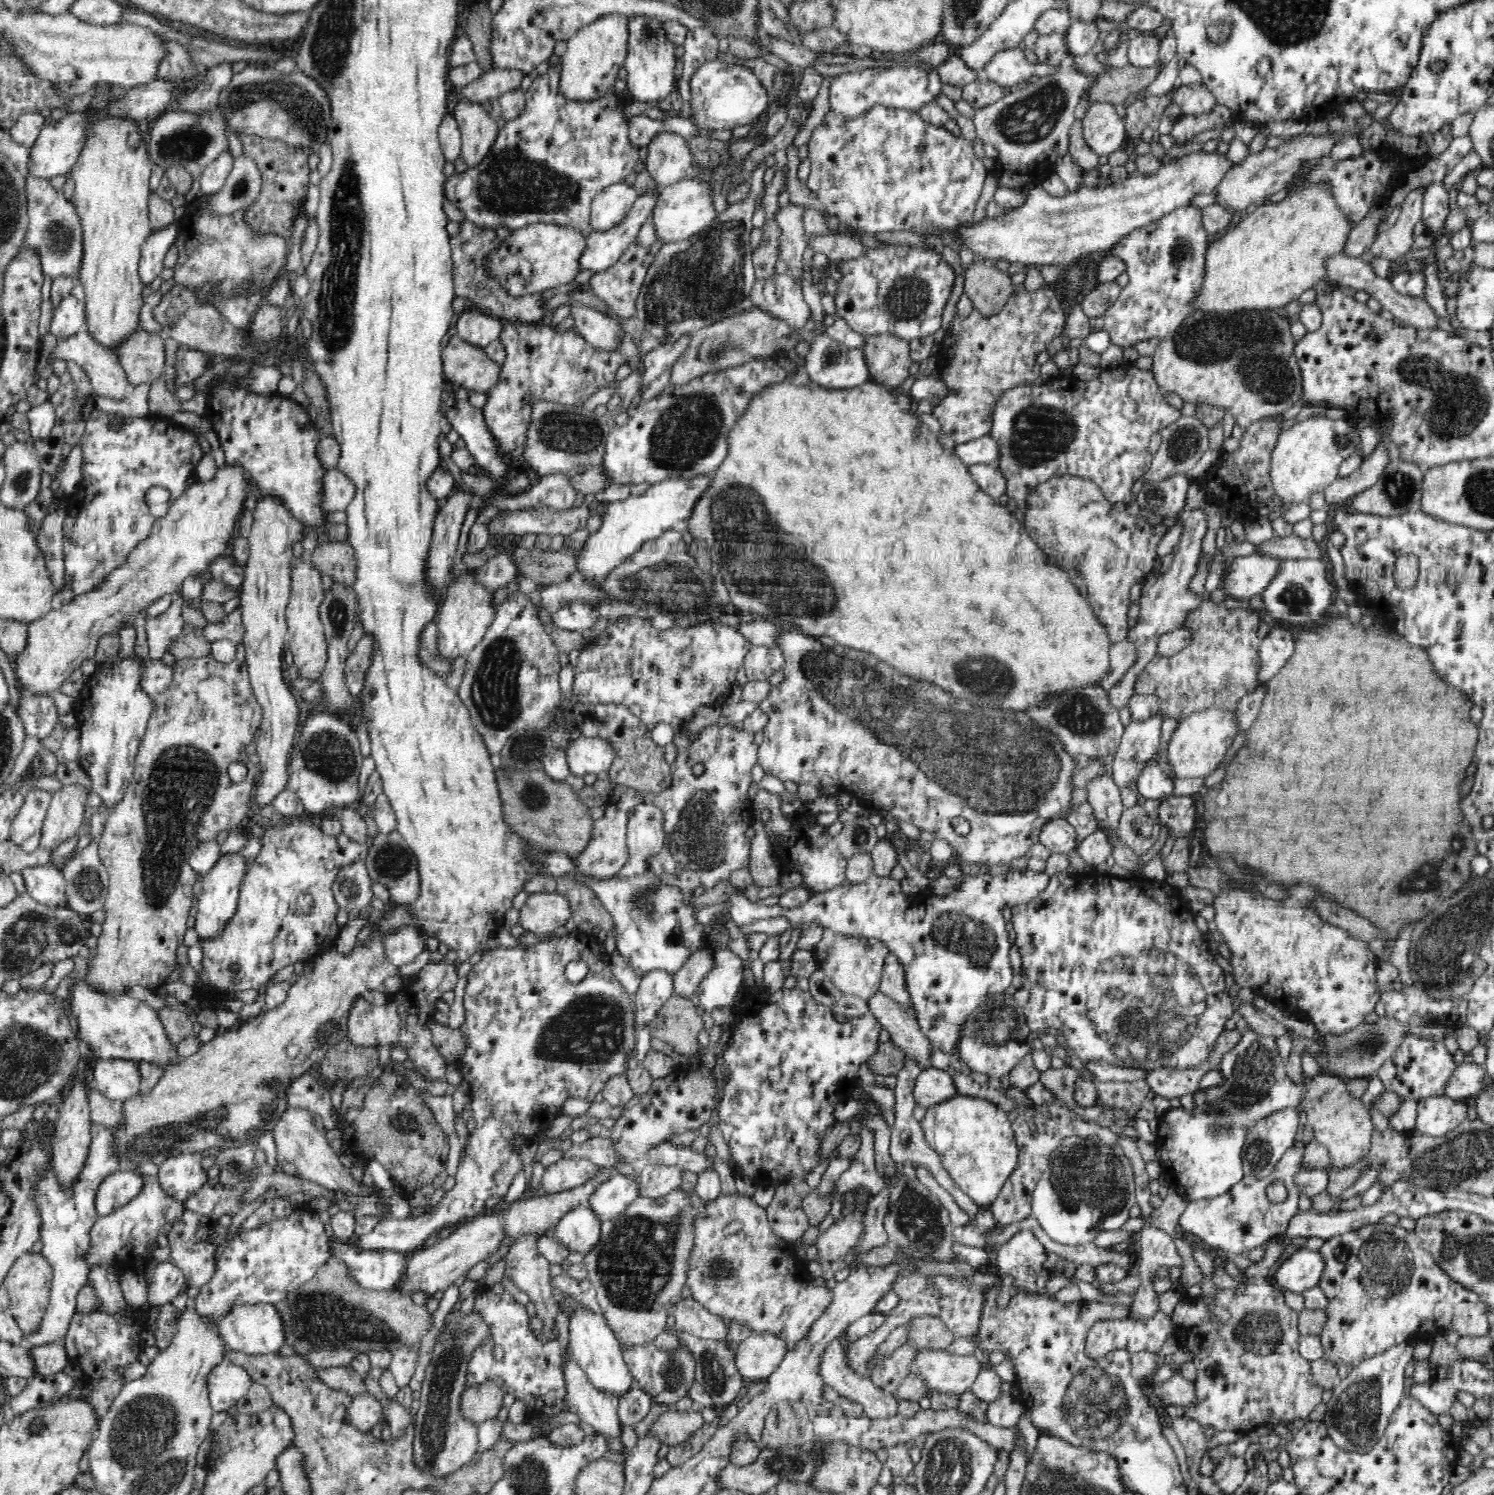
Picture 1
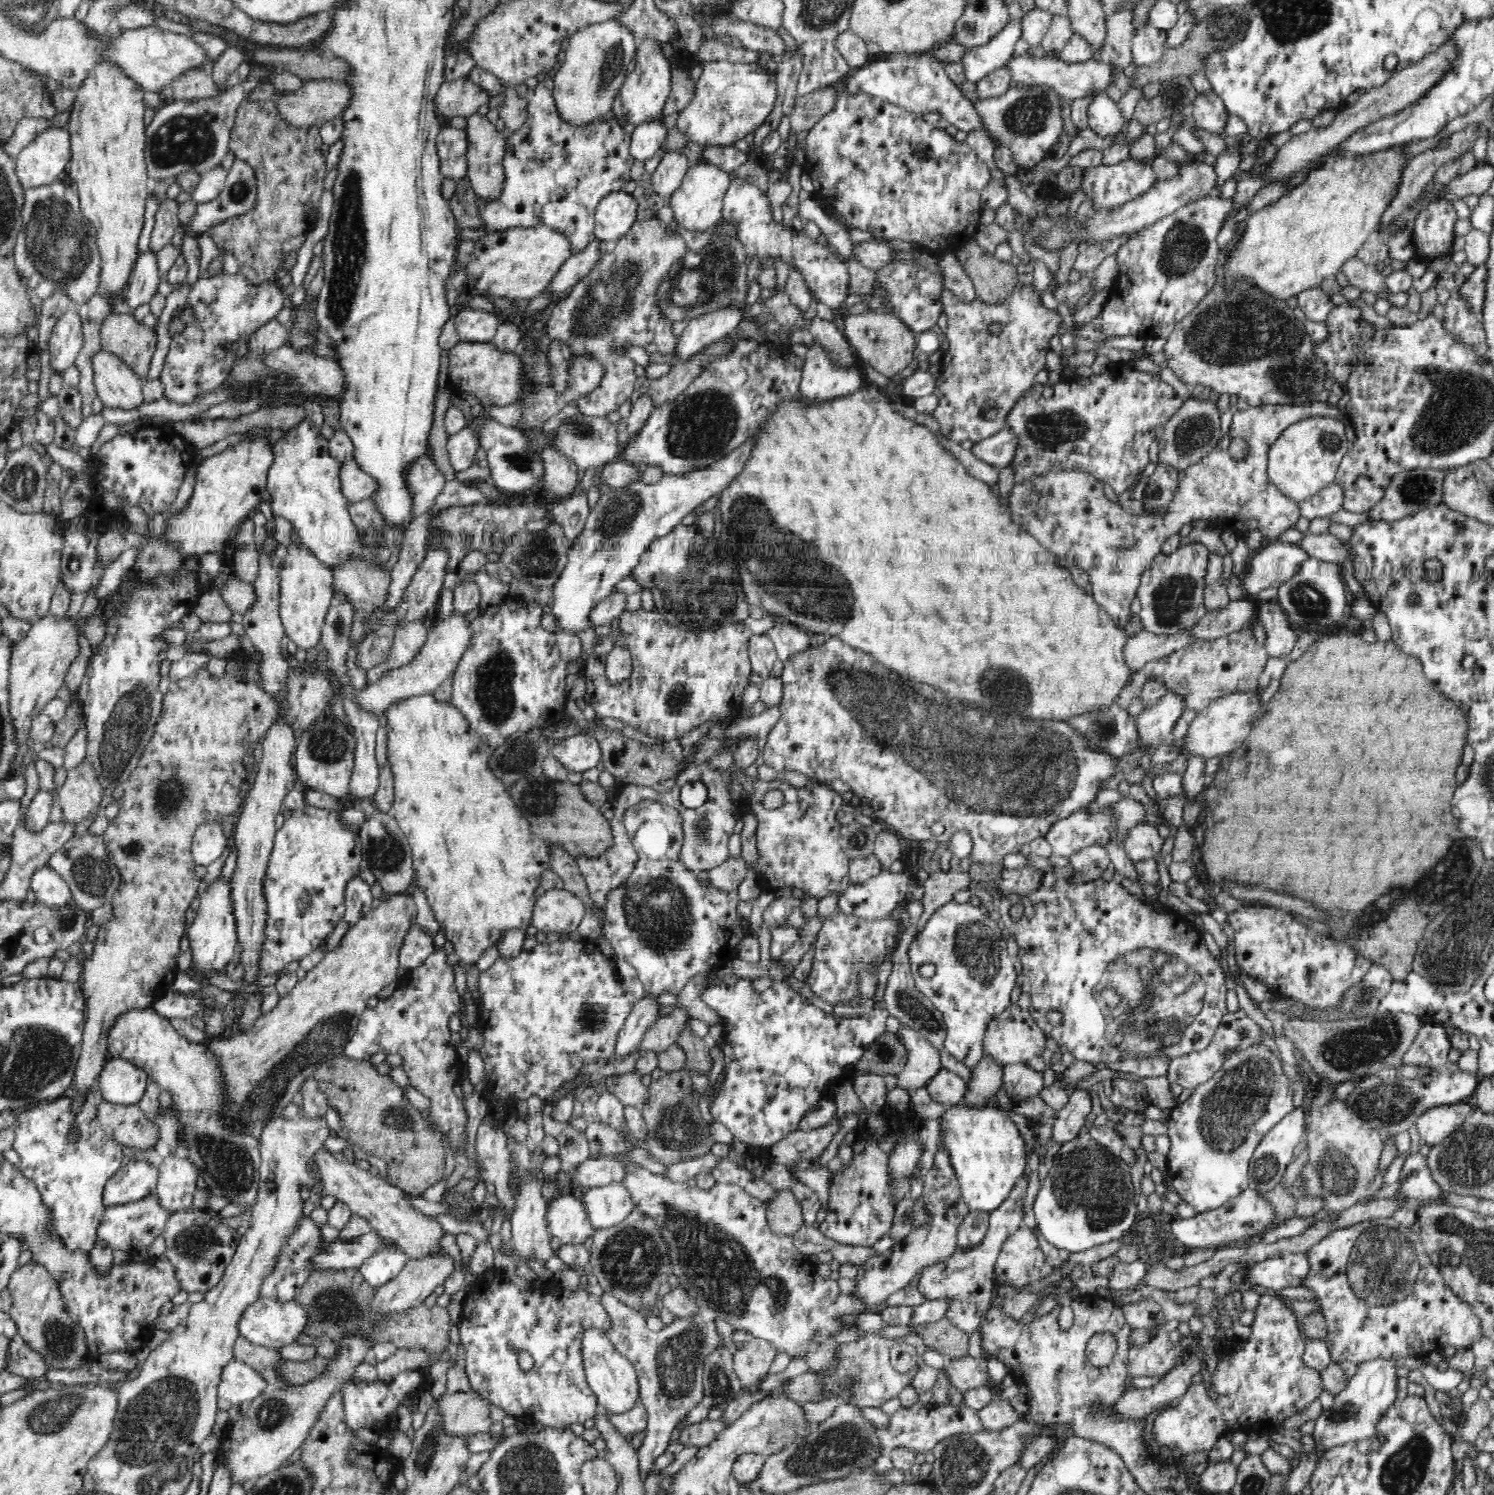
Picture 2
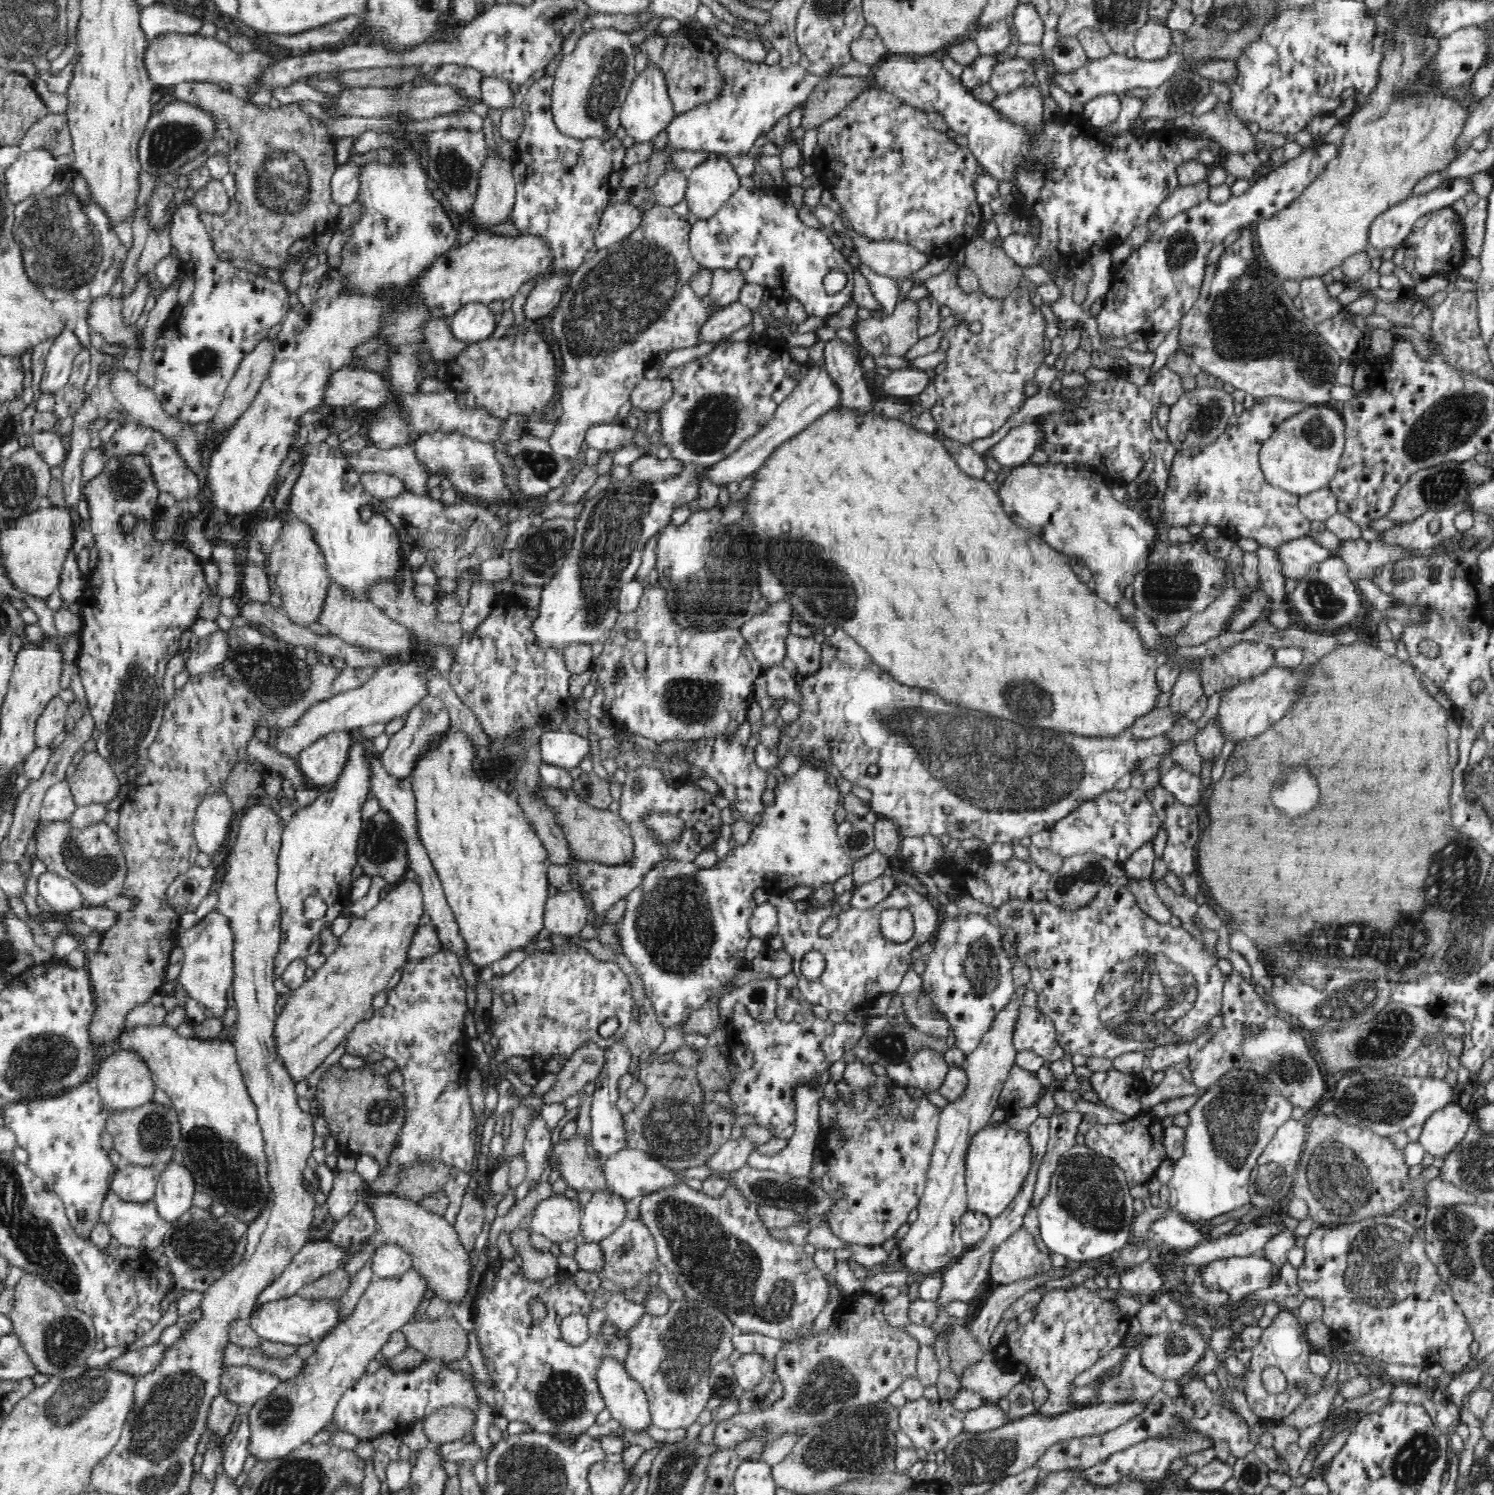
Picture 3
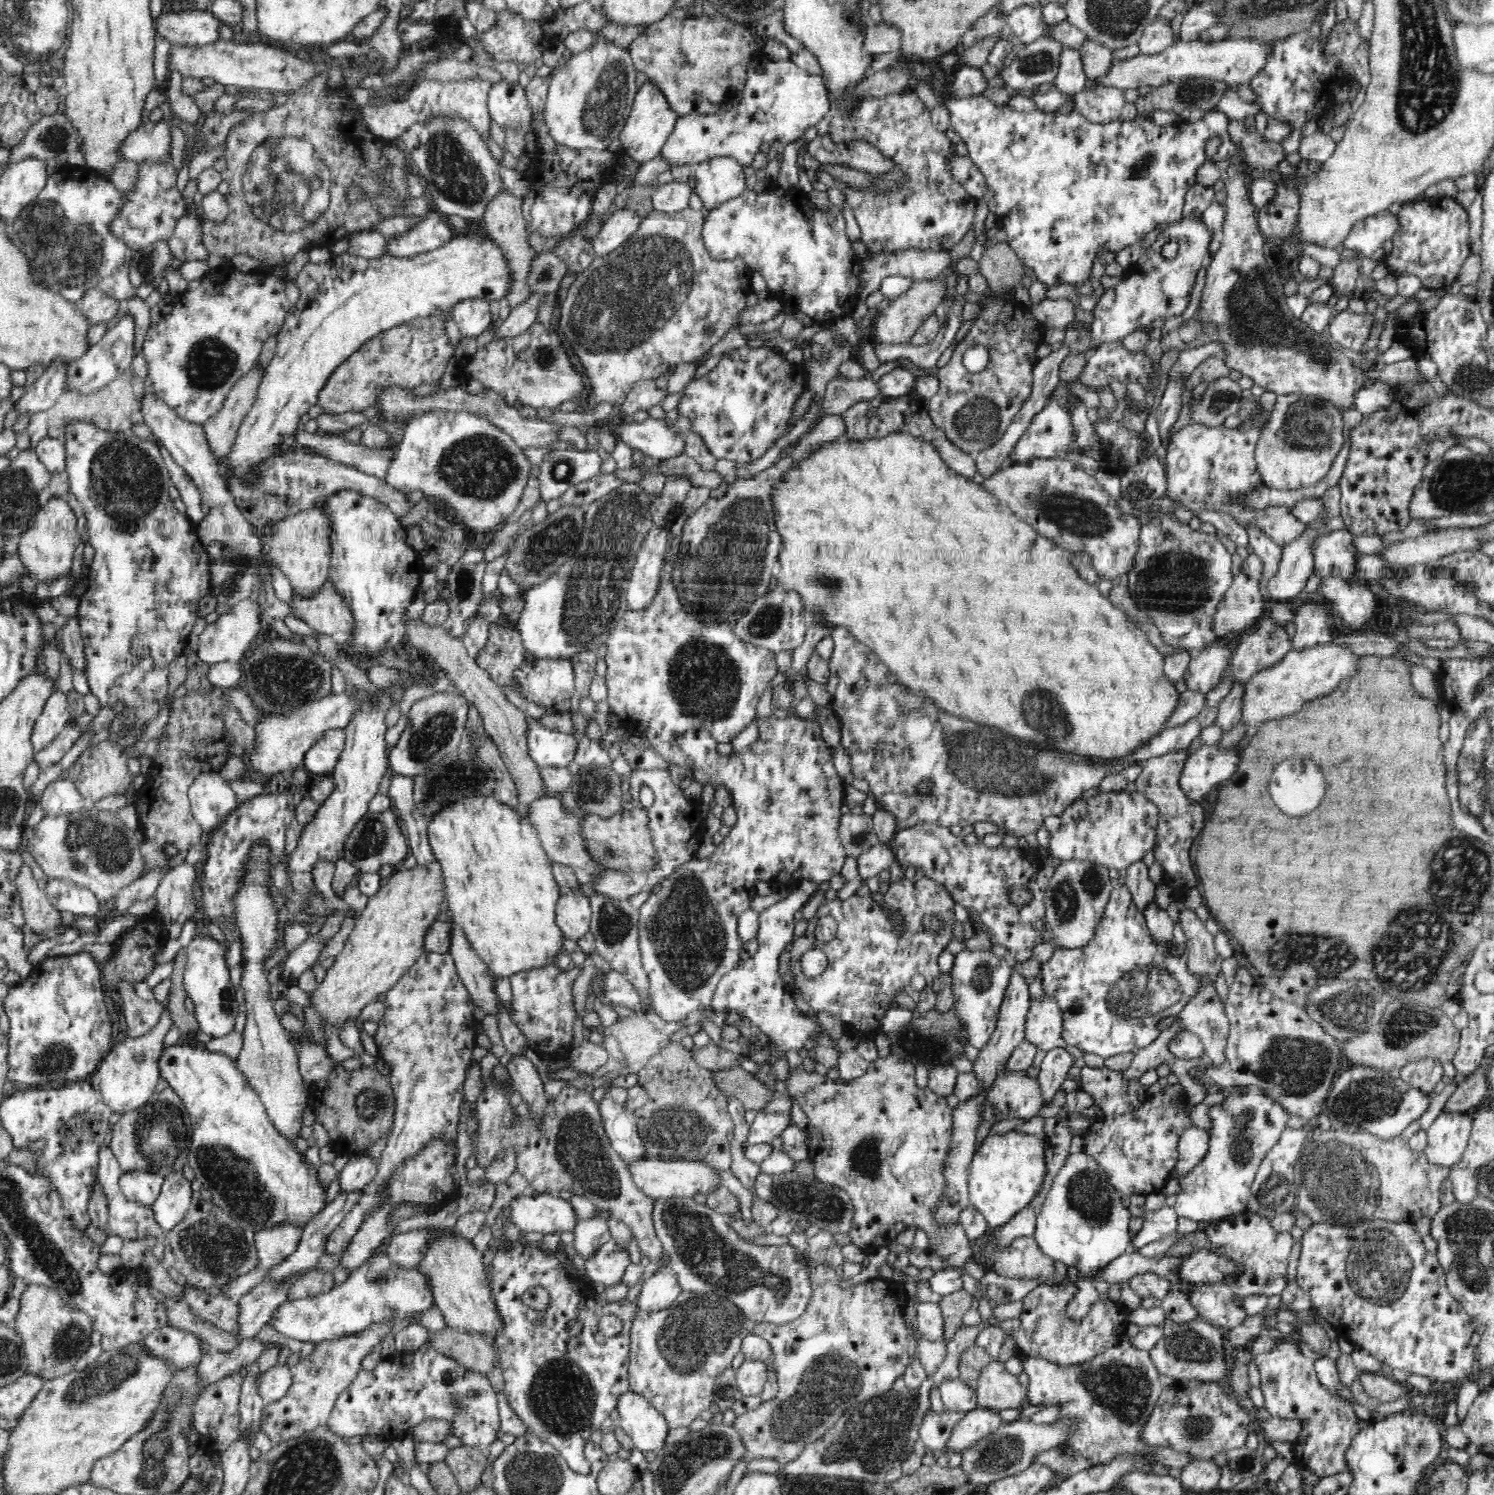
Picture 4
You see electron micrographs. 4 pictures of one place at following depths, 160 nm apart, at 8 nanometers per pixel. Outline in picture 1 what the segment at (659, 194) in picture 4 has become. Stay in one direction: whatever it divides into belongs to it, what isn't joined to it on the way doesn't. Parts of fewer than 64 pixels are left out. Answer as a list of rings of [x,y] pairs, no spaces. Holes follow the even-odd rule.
[[[662,132],[650,142],[645,163],[650,178],[661,188],[686,177],[693,158],[683,137]]]

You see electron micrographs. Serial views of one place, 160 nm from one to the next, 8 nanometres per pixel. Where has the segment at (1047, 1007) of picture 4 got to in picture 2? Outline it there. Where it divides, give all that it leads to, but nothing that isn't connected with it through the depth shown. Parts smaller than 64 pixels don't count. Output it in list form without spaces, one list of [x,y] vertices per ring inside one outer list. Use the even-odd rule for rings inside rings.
[[[1017,1003],[1006,1006],[998,1018],[988,1024],[988,1032],[984,1038],[984,1053],[994,1055],[1002,1066],[1026,1063],[1029,1058],[1041,1055],[1046,1050],[1046,1031],[1036,1023],[1030,1009],[1022,1009]]]

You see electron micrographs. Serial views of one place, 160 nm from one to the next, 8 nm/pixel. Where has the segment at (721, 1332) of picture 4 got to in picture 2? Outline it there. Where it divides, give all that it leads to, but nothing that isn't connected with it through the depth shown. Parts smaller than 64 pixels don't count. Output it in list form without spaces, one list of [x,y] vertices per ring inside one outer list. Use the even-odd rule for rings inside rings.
[[[604,1292],[602,1303],[613,1318],[613,1326],[607,1336],[614,1349],[622,1354],[632,1365],[640,1384],[639,1402],[647,1412],[648,1424],[645,1438],[638,1448],[641,1474],[648,1478],[654,1460],[664,1454],[672,1432],[684,1420],[684,1416],[696,1408],[704,1393],[703,1375],[706,1360],[724,1348],[724,1338],[718,1332],[715,1320],[704,1320],[702,1312],[691,1315],[676,1315],[670,1324],[654,1332],[648,1328],[646,1315],[638,1309],[626,1305],[610,1292]]]

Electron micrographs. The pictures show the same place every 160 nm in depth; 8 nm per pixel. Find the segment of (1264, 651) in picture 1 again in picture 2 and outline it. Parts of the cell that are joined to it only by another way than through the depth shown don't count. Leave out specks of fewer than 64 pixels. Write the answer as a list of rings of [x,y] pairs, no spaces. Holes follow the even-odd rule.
[[[1276,600],[1260,604],[1258,620],[1266,629],[1267,642],[1264,646],[1268,656],[1288,657],[1296,644],[1298,633],[1290,629],[1288,615],[1282,605]]]

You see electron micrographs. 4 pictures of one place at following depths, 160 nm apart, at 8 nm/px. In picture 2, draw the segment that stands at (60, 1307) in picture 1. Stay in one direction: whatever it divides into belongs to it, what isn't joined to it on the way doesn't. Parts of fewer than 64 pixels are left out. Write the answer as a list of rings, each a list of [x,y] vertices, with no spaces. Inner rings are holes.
[[[100,1090],[86,1091],[79,1109],[74,1111],[74,1098],[68,1093],[55,1100],[41,1102],[34,1107],[16,1111],[14,1124],[10,1129],[15,1134],[13,1148],[20,1157],[20,1170],[26,1178],[32,1179],[38,1191],[44,1197],[44,1203],[54,1209],[54,1224],[50,1226],[56,1231],[68,1249],[91,1250],[97,1239],[97,1228],[102,1220],[105,1208],[104,1188],[106,1183],[121,1169],[122,1149],[116,1142],[107,1136],[98,1118],[98,1106],[103,1101]],[[75,1133],[75,1139],[70,1141],[70,1134]]]

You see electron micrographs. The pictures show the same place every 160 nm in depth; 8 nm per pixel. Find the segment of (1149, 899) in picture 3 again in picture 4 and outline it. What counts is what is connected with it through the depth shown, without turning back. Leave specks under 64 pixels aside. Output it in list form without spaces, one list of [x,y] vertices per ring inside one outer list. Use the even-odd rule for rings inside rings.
[[[1154,902],[1143,916],[1153,941],[1159,944],[1159,946],[1167,948],[1167,952],[1171,952],[1175,958],[1178,958],[1178,955],[1174,953],[1177,946],[1177,942],[1174,939],[1175,923],[1166,910],[1162,910]]]

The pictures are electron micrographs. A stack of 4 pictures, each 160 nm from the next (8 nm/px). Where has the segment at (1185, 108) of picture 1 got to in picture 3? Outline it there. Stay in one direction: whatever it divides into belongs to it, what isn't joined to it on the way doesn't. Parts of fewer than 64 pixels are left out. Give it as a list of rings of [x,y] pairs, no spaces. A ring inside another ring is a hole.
[[[1220,99],[1216,106],[1200,116],[1191,116],[1190,110],[1175,117],[1175,126],[1188,131],[1206,131],[1218,139],[1218,144],[1232,154],[1256,154],[1258,138],[1248,129],[1248,125],[1237,114],[1234,114],[1230,103]]]

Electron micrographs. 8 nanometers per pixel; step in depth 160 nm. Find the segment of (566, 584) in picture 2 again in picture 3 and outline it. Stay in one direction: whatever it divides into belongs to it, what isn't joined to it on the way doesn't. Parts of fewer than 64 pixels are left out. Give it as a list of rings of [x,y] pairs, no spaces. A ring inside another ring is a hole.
[[[809,364],[809,374],[799,386],[787,397],[778,408],[771,422],[754,437],[751,437],[737,452],[730,454],[728,458],[717,462],[706,470],[708,477],[717,485],[741,482],[747,475],[756,473],[764,466],[768,457],[772,456],[774,450],[782,447],[786,442],[792,441],[801,434],[808,426],[817,422],[818,418],[836,408],[840,400],[840,391],[826,371],[824,364],[814,366]],[[686,467],[680,476],[664,482],[629,480],[602,489],[593,500],[586,501],[575,520],[572,548],[560,570],[542,586],[538,614],[530,627],[538,647],[563,651],[573,645],[603,641],[622,613],[618,611],[622,586],[638,572],[646,541],[669,524],[677,508],[699,498],[697,488],[697,474]]]

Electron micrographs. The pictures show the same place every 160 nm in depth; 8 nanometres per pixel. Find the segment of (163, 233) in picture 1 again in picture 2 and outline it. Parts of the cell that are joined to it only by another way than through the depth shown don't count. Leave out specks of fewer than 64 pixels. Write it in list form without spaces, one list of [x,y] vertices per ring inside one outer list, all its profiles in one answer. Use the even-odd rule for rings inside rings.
[[[144,252],[138,257],[136,268],[130,275],[127,289],[125,290],[123,300],[125,300],[125,311],[132,312],[142,304],[148,304],[150,298],[156,294],[158,285],[163,280],[160,276],[156,255],[154,252]]]

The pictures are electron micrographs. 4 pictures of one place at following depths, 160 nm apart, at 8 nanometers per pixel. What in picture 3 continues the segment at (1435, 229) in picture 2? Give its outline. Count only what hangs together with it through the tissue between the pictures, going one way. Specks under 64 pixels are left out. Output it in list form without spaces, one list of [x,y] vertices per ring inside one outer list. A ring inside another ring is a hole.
[[[1451,206],[1420,215],[1411,228],[1410,234],[1404,239],[1404,266],[1415,281],[1427,280],[1434,276],[1450,276],[1458,272],[1464,262],[1467,250],[1464,244],[1464,223],[1462,216]]]

